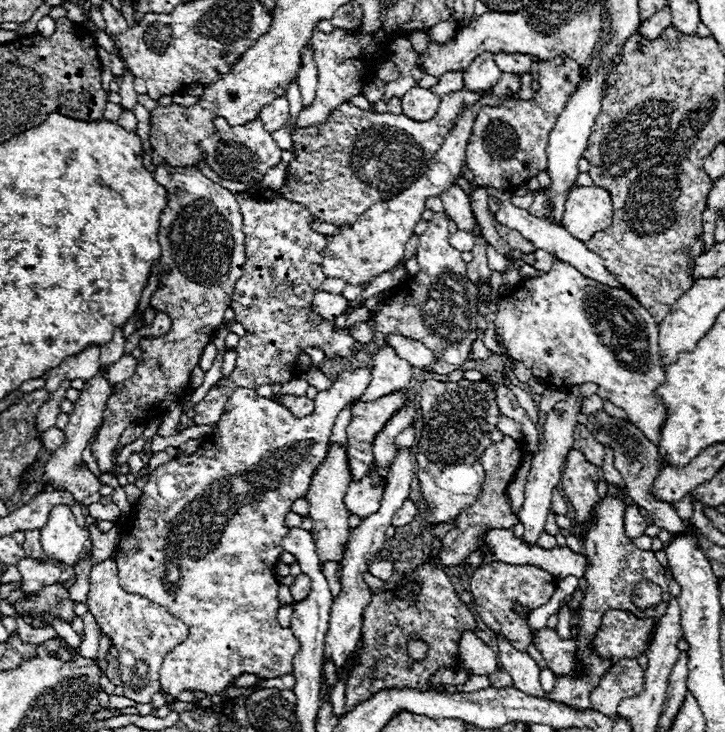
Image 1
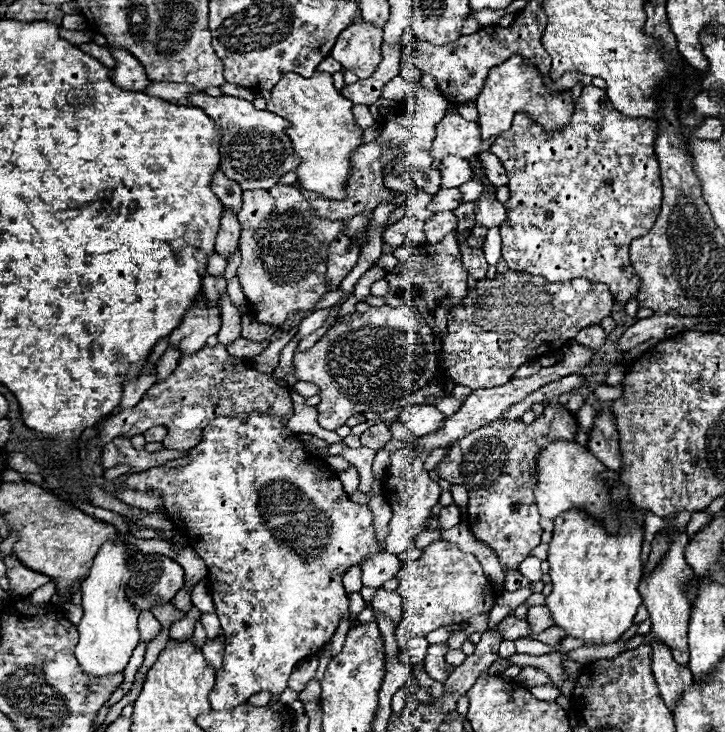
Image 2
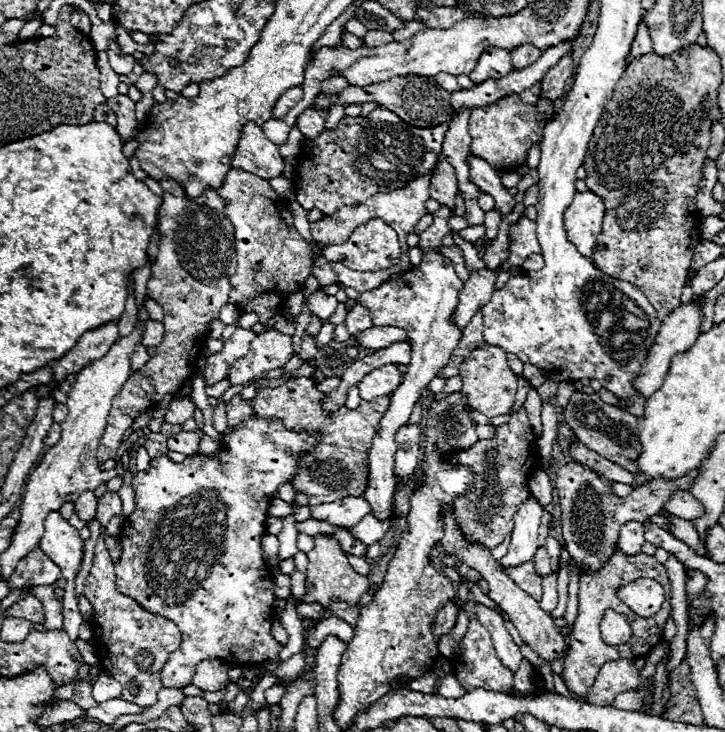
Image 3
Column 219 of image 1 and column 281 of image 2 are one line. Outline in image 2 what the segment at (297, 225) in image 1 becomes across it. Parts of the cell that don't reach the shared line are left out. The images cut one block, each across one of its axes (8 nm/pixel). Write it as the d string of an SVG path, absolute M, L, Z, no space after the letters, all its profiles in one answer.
M206 346L194 356L182 356L178 368L166 380L154 384L134 408L110 414L96 426L98 444L106 446L114 438L132 438L152 426L166 426L168 434L162 444L170 450L184 452L198 444L203 429L218 416L236 416L254 410L280 420L294 416L294 404L286 402L286 382L274 380L272 374L262 374L244 364L236 364L234 370L226 368L226 364L230 364L230 354L224 346Z

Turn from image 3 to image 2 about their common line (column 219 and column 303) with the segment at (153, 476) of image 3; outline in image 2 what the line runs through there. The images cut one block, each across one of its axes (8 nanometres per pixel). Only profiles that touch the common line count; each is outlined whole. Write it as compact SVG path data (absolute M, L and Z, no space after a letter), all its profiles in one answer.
M258 412L250 414L238 414L238 416L222 416L212 420L204 432L202 440L198 446L194 446L186 456L178 460L170 460L162 466L148 468L138 474L128 474L126 486L138 492L156 492L162 498L162 510L172 518L172 522L184 532L188 544L196 550L196 554L206 562L208 566L208 582L212 588L214 596L214 606L216 614L220 618L222 630L226 634L226 650L224 650L224 666L222 672L216 676L216 686L210 692L210 704L214 710L232 710L240 704L244 704L252 694L256 692L270 692L270 694L282 694L288 688L288 678L294 672L296 664L302 662L304 658L316 654L336 632L338 624L342 618L350 618L348 610L348 596L342 586L342 576L348 568L362 564L372 554L382 552L378 540L376 540L376 530L374 530L374 514L368 508L368 504L356 504L356 502L338 502L342 494L342 484L334 470L330 470L318 456L306 454L302 450L302 444L298 442L298 434L286 430L286 422L272 418L272 416L262 416Z

